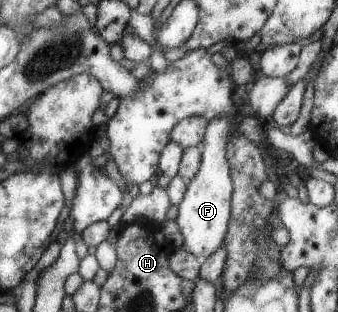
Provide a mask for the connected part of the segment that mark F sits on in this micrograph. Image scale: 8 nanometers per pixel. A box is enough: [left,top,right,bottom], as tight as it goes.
[176,117,234,261]

